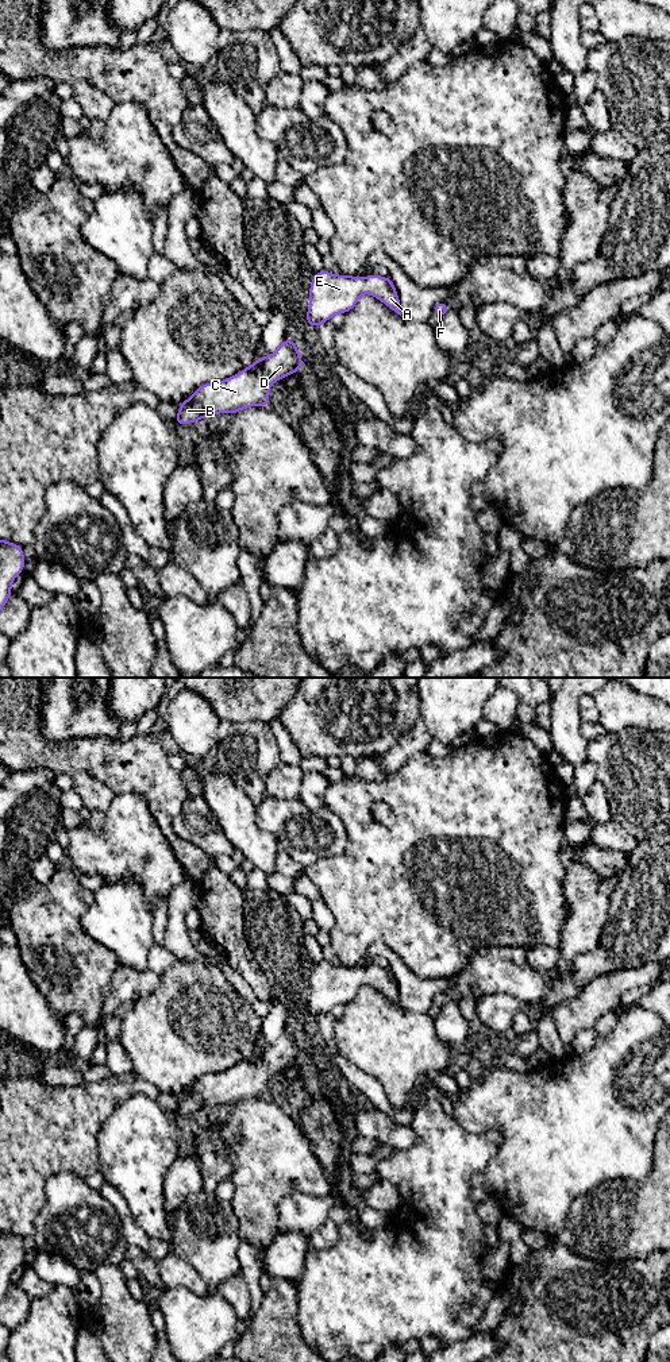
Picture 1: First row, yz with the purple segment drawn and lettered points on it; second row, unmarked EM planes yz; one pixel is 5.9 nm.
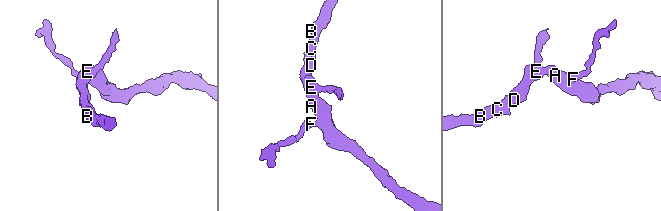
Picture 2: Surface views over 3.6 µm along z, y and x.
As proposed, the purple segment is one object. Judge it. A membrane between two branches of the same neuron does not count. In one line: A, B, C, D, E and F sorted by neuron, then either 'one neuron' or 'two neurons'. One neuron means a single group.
A B C D E F; one neuron

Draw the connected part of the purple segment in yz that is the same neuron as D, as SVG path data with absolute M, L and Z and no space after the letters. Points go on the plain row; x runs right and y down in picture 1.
M285 1029L272 1046L255 1050L251 1057L230 1069L197 1079L189 1091L180 1093L173 1112L176 1116L195 1115L208 1107L235 1106L250 1097L270 1097L270 1077L303 1057L296 1034Z

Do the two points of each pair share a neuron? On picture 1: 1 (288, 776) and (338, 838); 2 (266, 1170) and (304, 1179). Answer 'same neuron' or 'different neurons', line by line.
1: different neurons
2: same neuron

